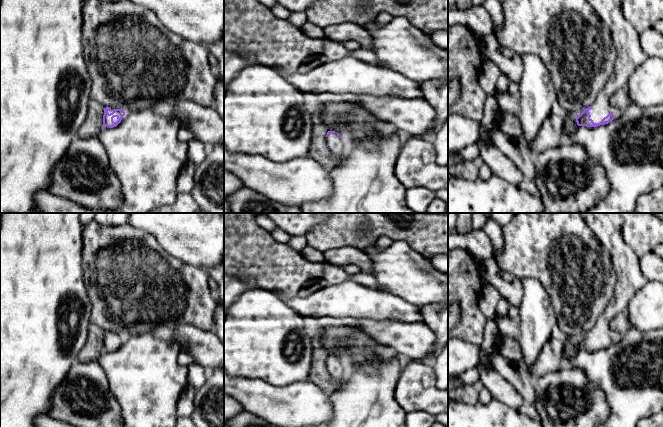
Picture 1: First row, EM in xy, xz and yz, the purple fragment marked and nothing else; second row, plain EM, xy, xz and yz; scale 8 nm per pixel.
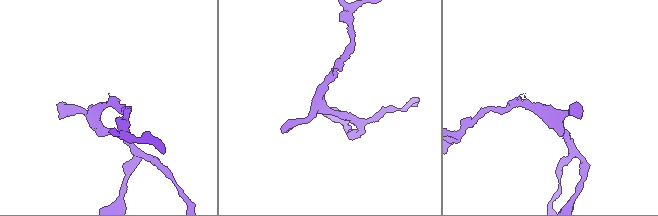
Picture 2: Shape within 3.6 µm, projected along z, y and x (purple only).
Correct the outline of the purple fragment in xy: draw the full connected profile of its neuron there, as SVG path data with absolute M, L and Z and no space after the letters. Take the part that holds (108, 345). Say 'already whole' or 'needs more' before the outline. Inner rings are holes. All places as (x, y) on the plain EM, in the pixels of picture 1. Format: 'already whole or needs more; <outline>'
needs more; M106 331L104 332L103 349L109 352L116 351L124 339L124 334Z

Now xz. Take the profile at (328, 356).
needs more; M335 355L327 356L326 368L334 380L343 378L347 370L347 366L344 361Z

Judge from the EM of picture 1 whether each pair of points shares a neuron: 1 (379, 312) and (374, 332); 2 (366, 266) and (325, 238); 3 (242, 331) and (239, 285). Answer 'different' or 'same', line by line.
1: different
2: different
3: different

